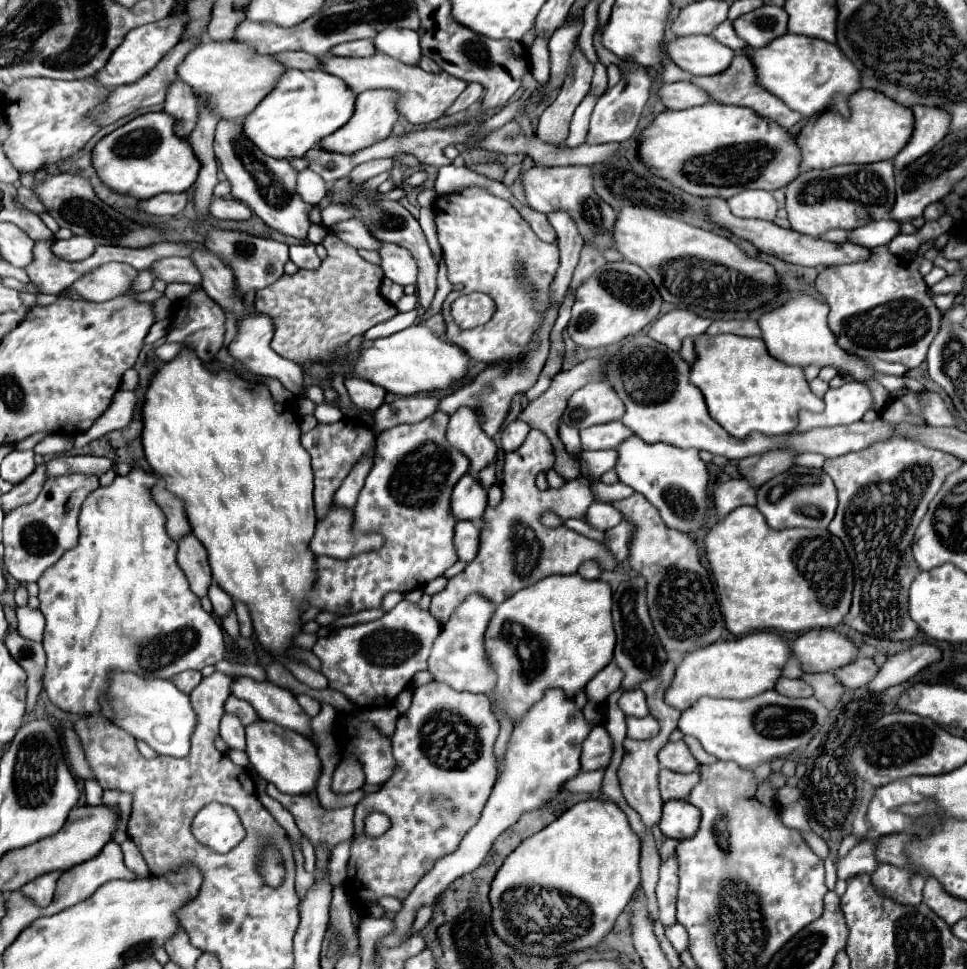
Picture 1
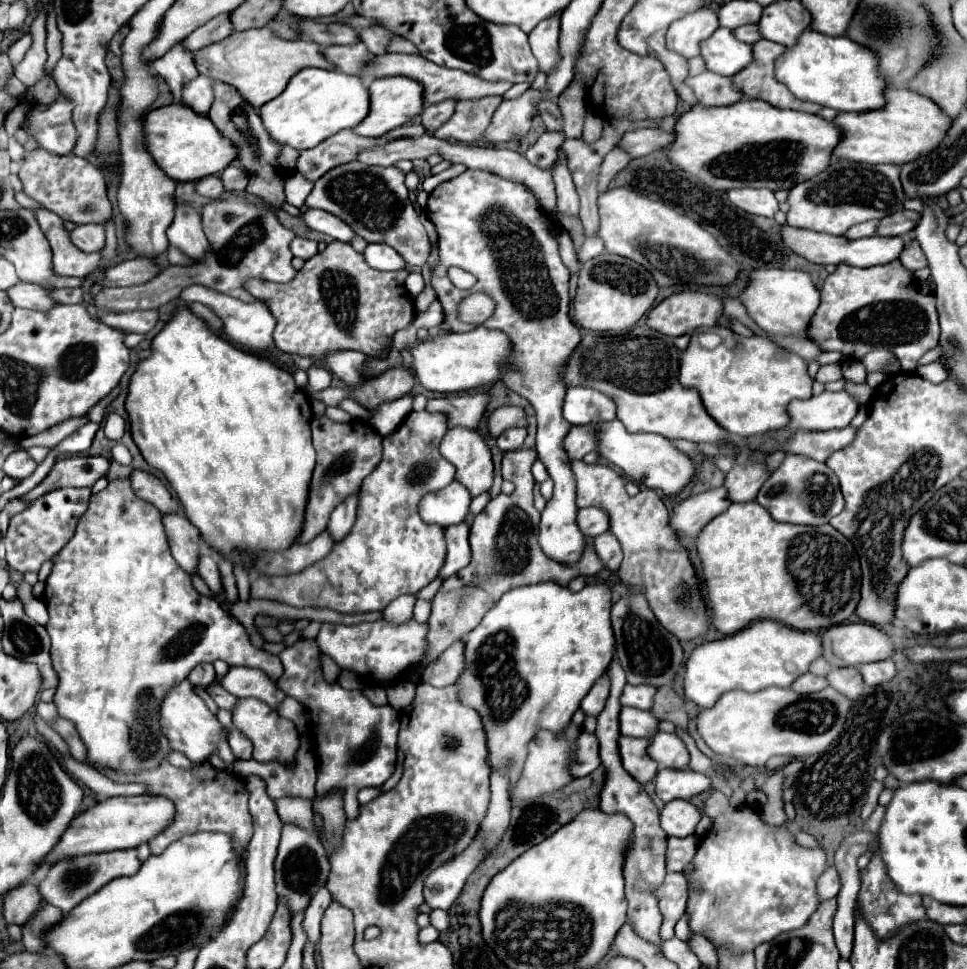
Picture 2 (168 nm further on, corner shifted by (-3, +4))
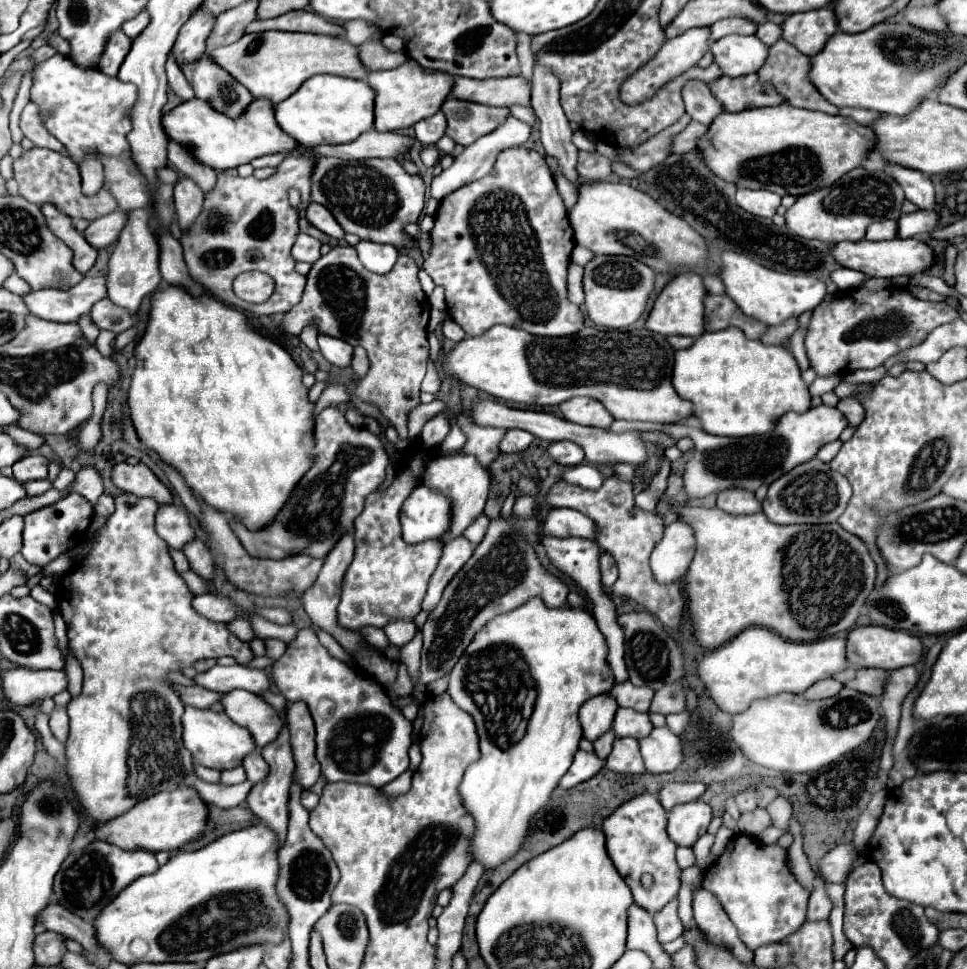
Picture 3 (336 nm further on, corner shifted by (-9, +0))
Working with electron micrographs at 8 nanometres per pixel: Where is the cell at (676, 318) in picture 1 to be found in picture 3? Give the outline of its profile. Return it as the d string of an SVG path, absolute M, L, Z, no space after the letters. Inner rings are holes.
M682 272L672 278L654 300L654 306L646 318L646 328L664 336L700 336L704 332L704 296L706 288L696 272Z

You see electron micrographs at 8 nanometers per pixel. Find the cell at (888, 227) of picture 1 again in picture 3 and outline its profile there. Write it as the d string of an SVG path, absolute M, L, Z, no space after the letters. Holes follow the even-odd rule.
M918 210L912 214L904 214L898 220L898 236L912 238L916 234L928 234L936 226L940 226L940 214L934 210Z

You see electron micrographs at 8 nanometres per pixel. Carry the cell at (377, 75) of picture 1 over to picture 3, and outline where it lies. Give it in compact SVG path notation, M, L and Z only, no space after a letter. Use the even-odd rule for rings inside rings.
M522 76L510 78L488 78L488 80L472 80L472 78L454 78L452 96L466 98L472 102L482 102L488 106L530 106L530 80Z

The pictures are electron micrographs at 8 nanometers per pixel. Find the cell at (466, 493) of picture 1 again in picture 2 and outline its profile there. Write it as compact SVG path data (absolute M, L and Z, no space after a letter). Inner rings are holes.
M452 482L450 486L442 488L440 492L426 494L420 502L420 518L428 524L438 524L448 528L452 524L460 524L470 514L472 494L460 486L460 482Z

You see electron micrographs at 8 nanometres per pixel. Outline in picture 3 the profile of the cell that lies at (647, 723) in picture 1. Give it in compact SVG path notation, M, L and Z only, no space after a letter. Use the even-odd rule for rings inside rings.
M618 708L616 716L614 716L614 724L612 724L612 730L618 738L632 736L636 740L650 734L652 728L654 726L652 726L648 714L642 714L642 712L630 710L630 708Z

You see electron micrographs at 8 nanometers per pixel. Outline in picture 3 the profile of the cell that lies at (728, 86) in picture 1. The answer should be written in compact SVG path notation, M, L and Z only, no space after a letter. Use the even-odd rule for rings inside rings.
M780 40L776 42L774 46L770 46L770 54L768 54L768 60L766 64L762 66L762 70L758 70L760 78L762 80L770 80L778 90L780 94L788 100L788 104L792 106L798 106L798 108L806 108L806 110L820 110L820 112L826 112L826 114L838 114L838 108L834 104L830 104L810 82L808 78L808 72L810 72L810 56L802 54L800 50L796 50L794 46L790 46L786 40Z

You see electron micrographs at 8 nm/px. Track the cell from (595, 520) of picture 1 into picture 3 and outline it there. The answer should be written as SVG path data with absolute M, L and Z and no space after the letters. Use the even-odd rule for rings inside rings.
M556 508L556 510L550 510L546 522L542 524L540 534L542 536L558 536L558 538L580 536L580 538L594 540L596 526L594 526L594 522L590 522L590 518L578 514L576 510Z

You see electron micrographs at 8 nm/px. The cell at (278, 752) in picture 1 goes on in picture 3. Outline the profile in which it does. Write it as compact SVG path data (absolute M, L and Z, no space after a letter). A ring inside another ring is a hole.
M230 690L230 694L222 694L220 704L236 724L250 730L260 748L272 742L284 726L278 712L270 704L246 690Z

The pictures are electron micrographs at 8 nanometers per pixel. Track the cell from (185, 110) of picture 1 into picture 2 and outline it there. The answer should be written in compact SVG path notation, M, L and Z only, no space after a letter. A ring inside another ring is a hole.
M180 44L170 48L168 54L164 54L164 58L152 62L152 68L166 80L166 84L170 86L170 90L174 94L176 104L182 102L180 90L184 88L184 82L192 82L192 78L198 76L192 54L186 52Z

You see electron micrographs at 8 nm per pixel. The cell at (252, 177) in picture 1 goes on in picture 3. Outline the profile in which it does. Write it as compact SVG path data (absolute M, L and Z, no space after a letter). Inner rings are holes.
M202 54L198 62L190 62L182 66L182 72L190 86L194 88L196 98L206 100L212 108L236 118L240 116L248 104L254 100L252 94L226 70L222 70L210 54Z

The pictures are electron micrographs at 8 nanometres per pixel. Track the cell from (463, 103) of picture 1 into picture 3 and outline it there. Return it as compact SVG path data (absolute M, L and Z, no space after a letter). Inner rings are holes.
M436 112L434 116L416 122L412 128L414 128L414 138L416 138L420 144L424 144L424 146L436 144L436 142L444 136L446 118L444 118L442 112Z

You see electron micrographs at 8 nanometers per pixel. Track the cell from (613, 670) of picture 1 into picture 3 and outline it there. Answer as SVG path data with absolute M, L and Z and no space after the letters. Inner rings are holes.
M600 694L600 696L594 696L588 702L584 702L580 708L580 714L578 714L584 738L594 742L604 732L608 732L612 728L612 718L614 718L616 710L618 710L618 704L608 694Z

